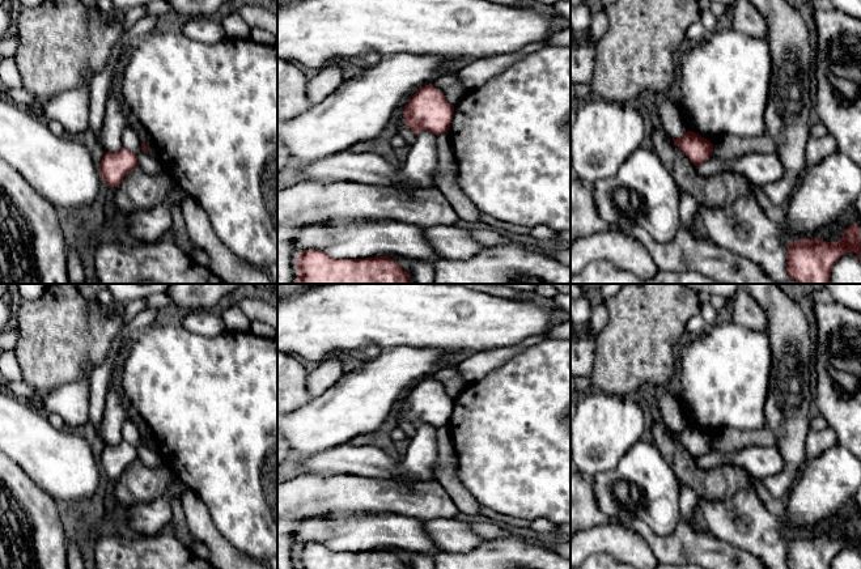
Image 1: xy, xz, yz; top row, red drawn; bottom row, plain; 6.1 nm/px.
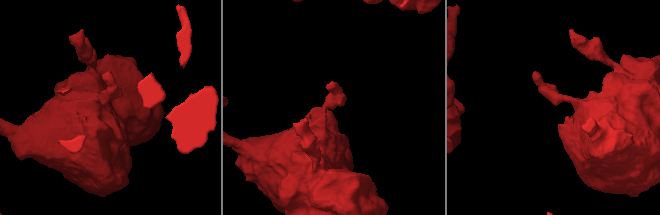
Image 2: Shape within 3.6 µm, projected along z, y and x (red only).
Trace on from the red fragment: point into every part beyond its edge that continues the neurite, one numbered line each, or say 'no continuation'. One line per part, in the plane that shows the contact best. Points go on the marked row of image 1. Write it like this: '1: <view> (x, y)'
no continuation

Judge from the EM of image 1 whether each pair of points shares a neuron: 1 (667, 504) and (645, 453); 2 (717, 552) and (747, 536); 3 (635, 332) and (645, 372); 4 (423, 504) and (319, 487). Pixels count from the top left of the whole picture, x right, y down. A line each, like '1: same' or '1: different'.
1: same
2: different
3: same
4: same

